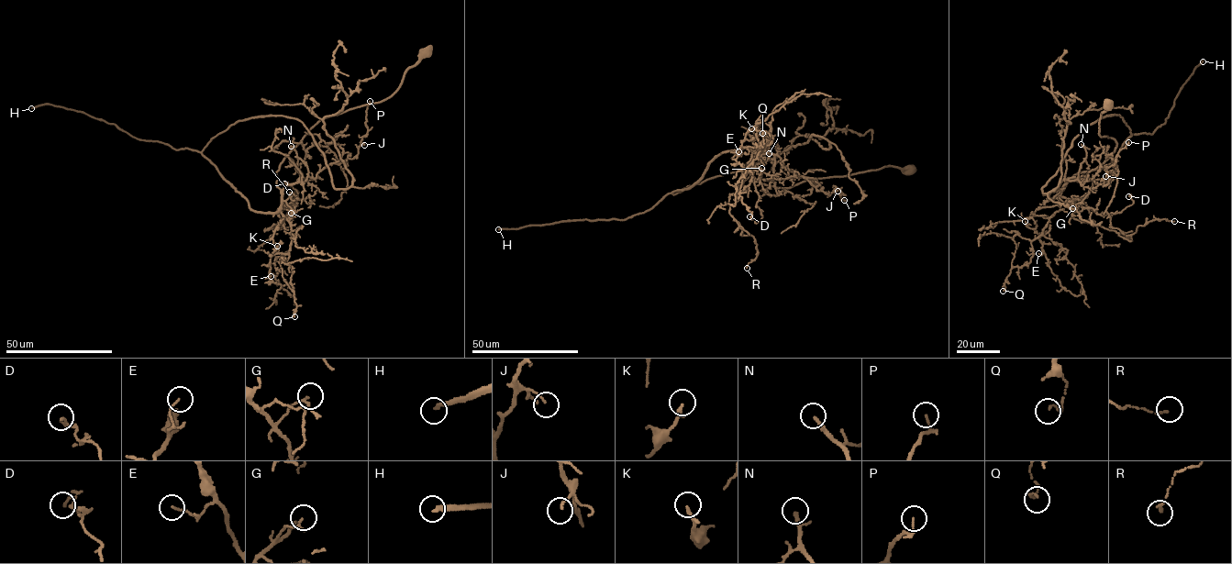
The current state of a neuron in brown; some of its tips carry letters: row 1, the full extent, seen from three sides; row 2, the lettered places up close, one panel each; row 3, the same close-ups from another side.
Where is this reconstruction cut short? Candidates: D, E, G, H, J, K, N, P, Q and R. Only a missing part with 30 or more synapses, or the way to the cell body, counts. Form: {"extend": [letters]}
{"extend": ["H", "N"]}

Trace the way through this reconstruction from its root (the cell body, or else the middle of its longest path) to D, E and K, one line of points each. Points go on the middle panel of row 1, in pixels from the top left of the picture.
D: (908, 170), (888, 166), (776, 188), (750, 174), (755, 151), (752, 173), (762, 215), (756, 223), (749, 216)
E: (908, 170), (888, 166), (776, 188), (749, 172), (754, 152), (759, 157), (762, 149), (741, 146), (738, 151)
K: (908, 170), (764, 184), (749, 171), (762, 149), (742, 146), (751, 128)

